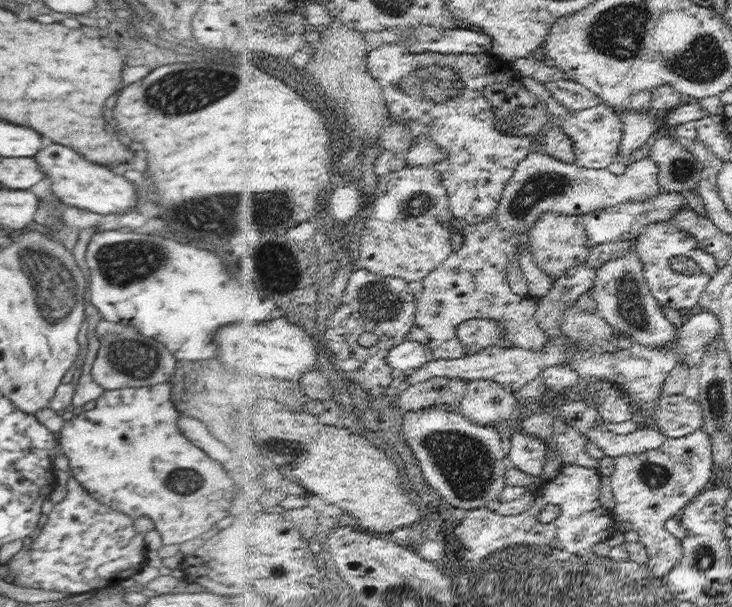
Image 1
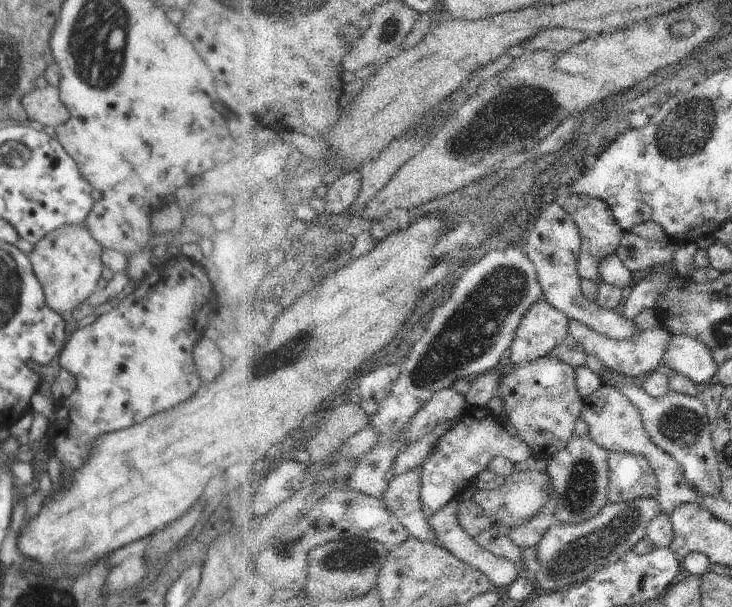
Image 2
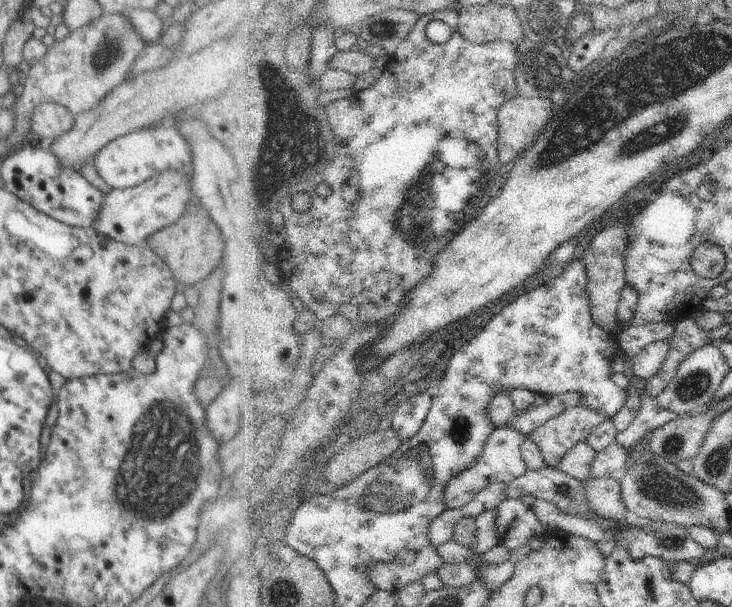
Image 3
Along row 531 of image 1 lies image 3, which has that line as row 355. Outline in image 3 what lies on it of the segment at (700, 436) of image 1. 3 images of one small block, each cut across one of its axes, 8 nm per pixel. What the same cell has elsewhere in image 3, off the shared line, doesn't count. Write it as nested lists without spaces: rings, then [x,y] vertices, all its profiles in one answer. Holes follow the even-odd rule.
[[[672,338],[668,340],[656,341],[646,346],[638,356],[636,356],[636,362],[633,363],[633,374],[644,379],[645,381],[654,380],[664,364],[666,364],[666,358],[670,354],[670,342]]]

